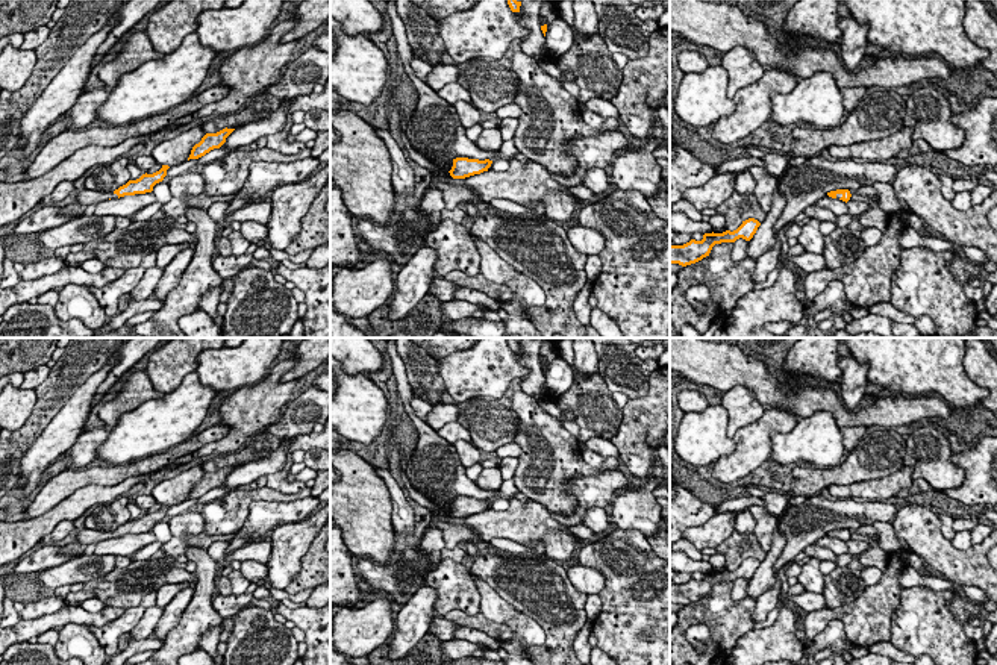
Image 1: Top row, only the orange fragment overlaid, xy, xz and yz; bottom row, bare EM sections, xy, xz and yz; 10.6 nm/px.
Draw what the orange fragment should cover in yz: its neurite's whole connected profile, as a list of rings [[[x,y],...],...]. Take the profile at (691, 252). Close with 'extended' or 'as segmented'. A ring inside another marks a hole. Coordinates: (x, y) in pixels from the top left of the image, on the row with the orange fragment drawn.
[[[749,218],[733,232],[705,233],[702,241],[691,239],[683,245],[670,245],[670,264],[686,267],[709,256],[715,244],[735,242],[739,238],[750,241],[759,226],[761,223],[758,220]]]; as segmented

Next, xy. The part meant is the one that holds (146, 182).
[[[162,165],[162,168],[153,174],[142,174],[136,180],[129,180],[126,185],[120,186],[114,192],[98,192],[91,189],[83,189],[76,195],[74,208],[86,208],[89,204],[97,204],[100,201],[109,198],[120,198],[124,195],[145,194],[152,192],[153,186],[164,180],[167,176],[168,165]]]; extended

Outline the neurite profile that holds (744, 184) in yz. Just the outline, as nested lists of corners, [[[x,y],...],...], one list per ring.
[[[745,170],[736,176],[735,191],[738,194],[752,194],[755,192],[755,185],[753,176]]]

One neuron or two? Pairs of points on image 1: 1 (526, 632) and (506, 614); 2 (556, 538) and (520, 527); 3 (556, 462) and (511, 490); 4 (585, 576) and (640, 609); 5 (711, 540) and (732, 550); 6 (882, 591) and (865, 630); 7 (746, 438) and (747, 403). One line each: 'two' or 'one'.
1: one
2: two
3: two
4: two
5: two
6: one
7: two

